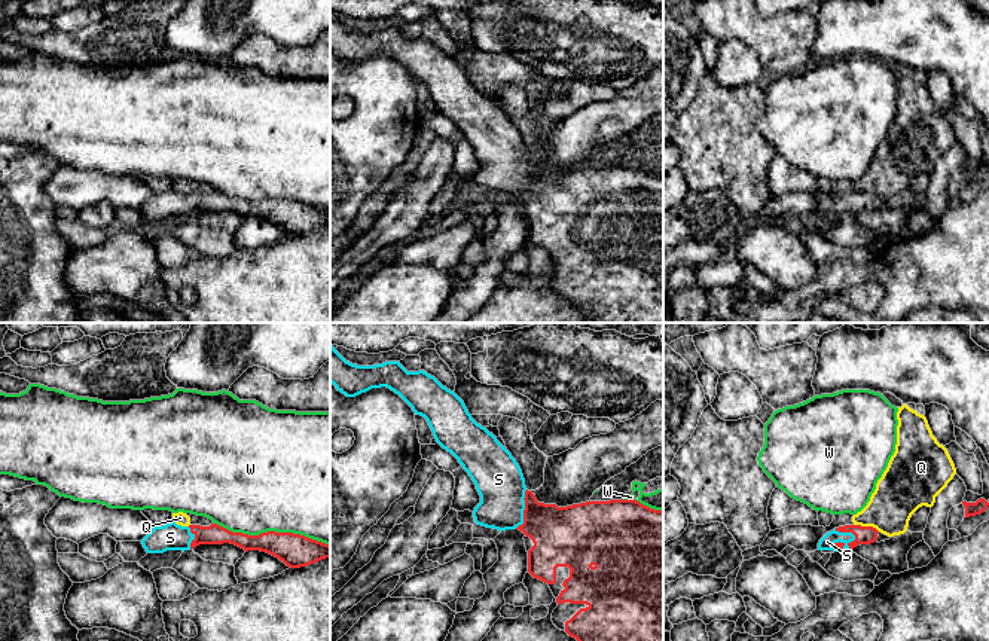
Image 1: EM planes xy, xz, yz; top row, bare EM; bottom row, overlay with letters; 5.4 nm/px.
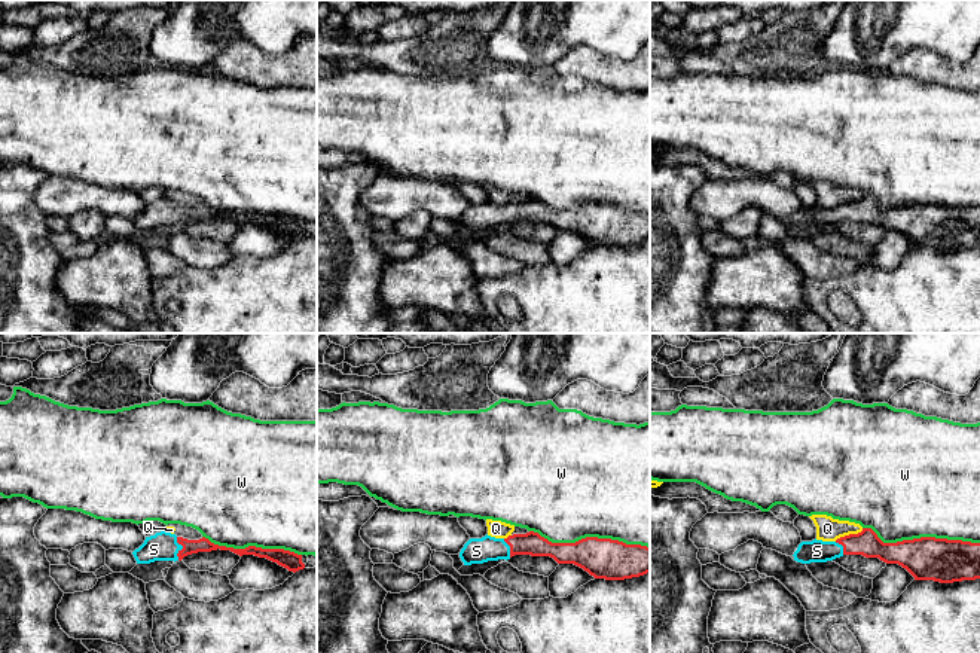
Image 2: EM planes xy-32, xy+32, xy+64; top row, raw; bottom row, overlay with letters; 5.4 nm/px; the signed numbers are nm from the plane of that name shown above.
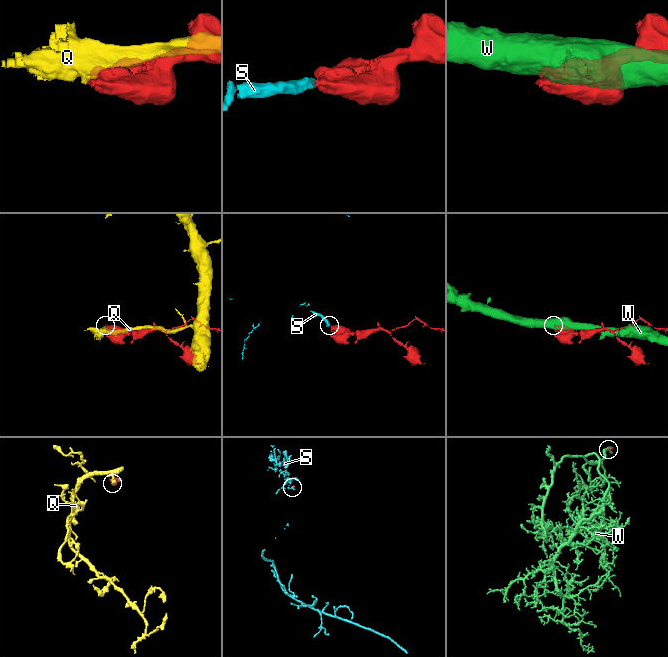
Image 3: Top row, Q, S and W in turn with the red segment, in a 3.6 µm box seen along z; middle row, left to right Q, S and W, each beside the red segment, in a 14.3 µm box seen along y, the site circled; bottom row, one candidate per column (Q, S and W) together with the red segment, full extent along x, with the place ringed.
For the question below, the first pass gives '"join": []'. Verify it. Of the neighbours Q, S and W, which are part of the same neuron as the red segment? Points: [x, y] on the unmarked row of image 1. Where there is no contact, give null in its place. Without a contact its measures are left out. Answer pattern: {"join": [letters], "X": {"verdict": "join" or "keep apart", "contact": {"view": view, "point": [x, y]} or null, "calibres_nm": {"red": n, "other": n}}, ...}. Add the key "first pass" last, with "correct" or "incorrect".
{"join": ["S"], "Q": {"verdict": "keep apart", "contact": {"view": "yz", "point": [867, 194]}, "calibres_nm": {"red": 100, "other": 260}}, "S": {"verdict": "join", "contact": {"view": "yz", "point": [851, 198]}, "calibres_nm": {"red": 100, "other": 80}}, "W": {"verdict": "keep apart", "contact": {"view": "xy", "point": [271, 198]}, "calibres_nm": {"red": 180, "other": 500}}, "first pass": "incorrect"}

